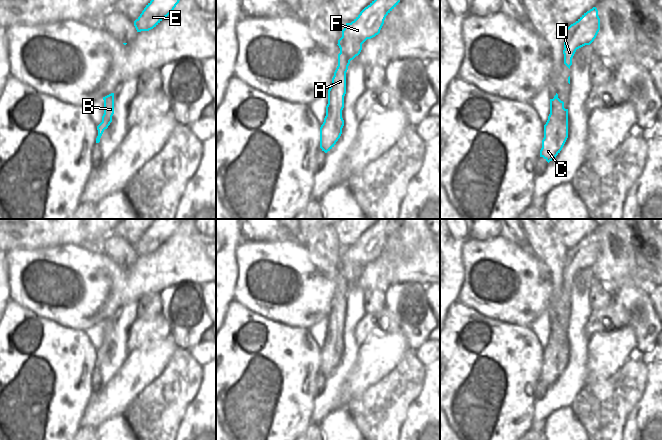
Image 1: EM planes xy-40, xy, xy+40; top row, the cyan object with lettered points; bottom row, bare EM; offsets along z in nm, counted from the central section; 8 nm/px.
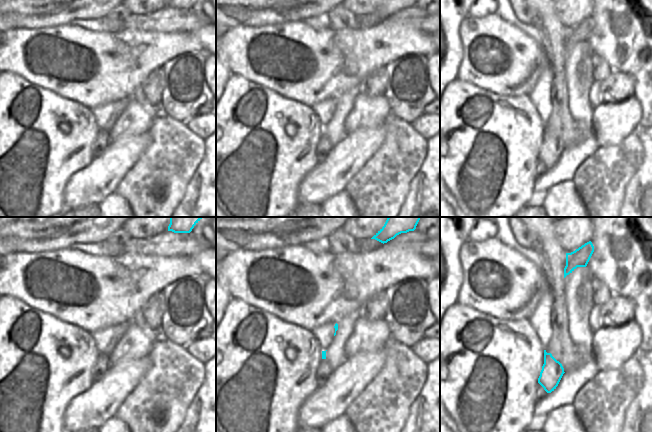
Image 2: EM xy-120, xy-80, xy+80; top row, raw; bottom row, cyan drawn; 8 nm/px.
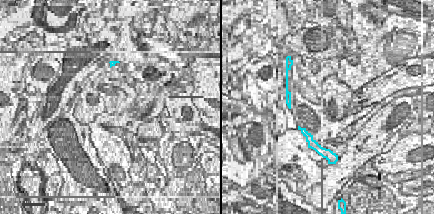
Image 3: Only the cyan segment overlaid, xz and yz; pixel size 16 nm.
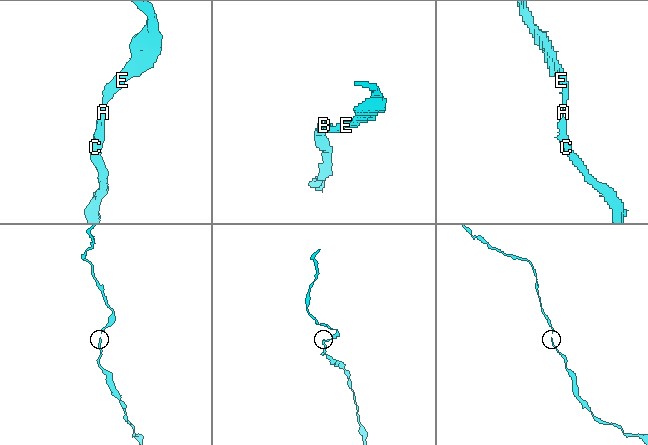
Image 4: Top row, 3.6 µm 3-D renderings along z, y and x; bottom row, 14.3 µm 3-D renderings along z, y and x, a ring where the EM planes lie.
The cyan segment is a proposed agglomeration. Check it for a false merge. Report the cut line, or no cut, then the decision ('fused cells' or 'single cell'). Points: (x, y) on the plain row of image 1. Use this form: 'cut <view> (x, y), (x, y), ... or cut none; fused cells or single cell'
cut none; single cell

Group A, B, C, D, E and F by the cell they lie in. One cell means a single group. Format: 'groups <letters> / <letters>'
groups A B C D E F

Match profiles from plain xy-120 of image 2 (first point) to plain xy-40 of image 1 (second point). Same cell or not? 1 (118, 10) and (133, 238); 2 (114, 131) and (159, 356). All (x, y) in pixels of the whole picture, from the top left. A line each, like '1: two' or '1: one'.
1: two
2: two

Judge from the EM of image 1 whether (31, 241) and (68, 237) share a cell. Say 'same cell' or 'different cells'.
same cell

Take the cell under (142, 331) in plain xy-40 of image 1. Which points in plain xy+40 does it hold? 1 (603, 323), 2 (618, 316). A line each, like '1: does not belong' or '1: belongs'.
1: belongs
2: belongs

